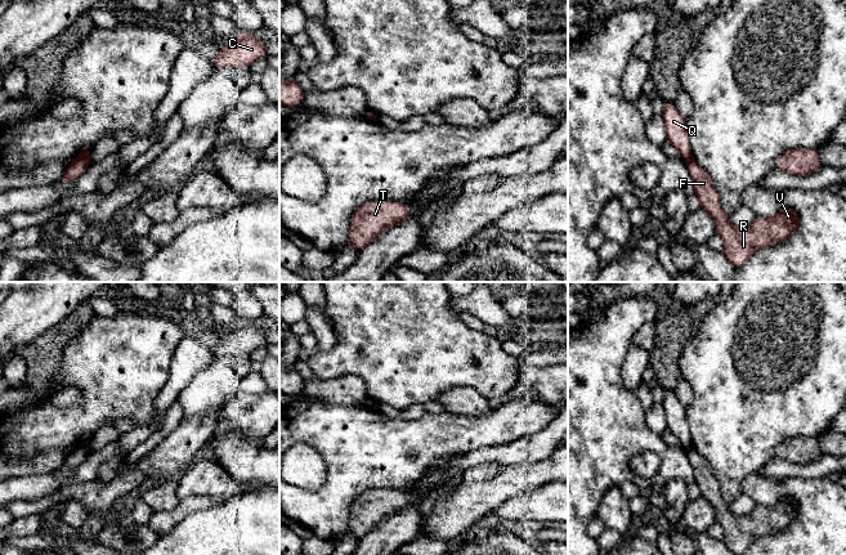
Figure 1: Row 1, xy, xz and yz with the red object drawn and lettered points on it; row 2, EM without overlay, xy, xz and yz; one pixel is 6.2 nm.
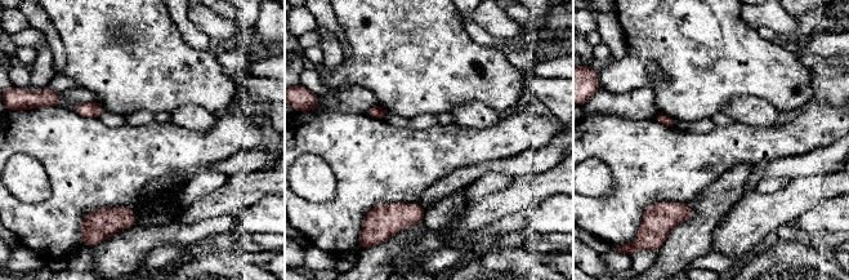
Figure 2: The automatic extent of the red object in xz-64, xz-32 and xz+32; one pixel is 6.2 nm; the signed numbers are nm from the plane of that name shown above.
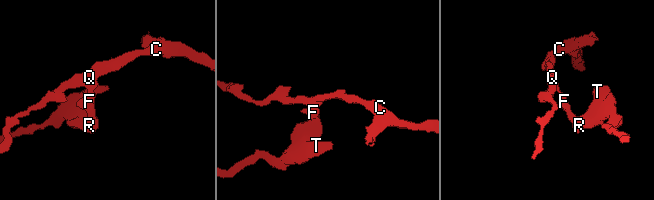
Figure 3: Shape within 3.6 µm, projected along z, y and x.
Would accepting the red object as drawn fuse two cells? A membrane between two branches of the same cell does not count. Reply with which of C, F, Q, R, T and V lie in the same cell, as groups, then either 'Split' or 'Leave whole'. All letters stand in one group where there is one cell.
Groups: C Q / F R T V. Split

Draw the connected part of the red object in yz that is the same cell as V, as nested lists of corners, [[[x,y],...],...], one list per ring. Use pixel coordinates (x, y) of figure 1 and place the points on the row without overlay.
[[[695,448],[686,449],[694,469],[694,483],[699,497],[706,498],[716,511],[716,522],[724,528],[724,542],[734,555],[742,555],[757,538],[784,531],[800,516],[800,507],[793,497],[782,497],[775,506],[756,505],[747,515],[735,515],[721,497],[720,484],[711,465]]]

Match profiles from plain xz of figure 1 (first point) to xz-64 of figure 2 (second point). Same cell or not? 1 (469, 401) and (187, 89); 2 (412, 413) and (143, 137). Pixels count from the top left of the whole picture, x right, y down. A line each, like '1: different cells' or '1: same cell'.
1: different cells
2: different cells

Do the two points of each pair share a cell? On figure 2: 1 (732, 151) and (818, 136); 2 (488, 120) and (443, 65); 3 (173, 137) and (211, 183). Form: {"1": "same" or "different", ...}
{"1": "same", "2": "different", "3": "different"}

